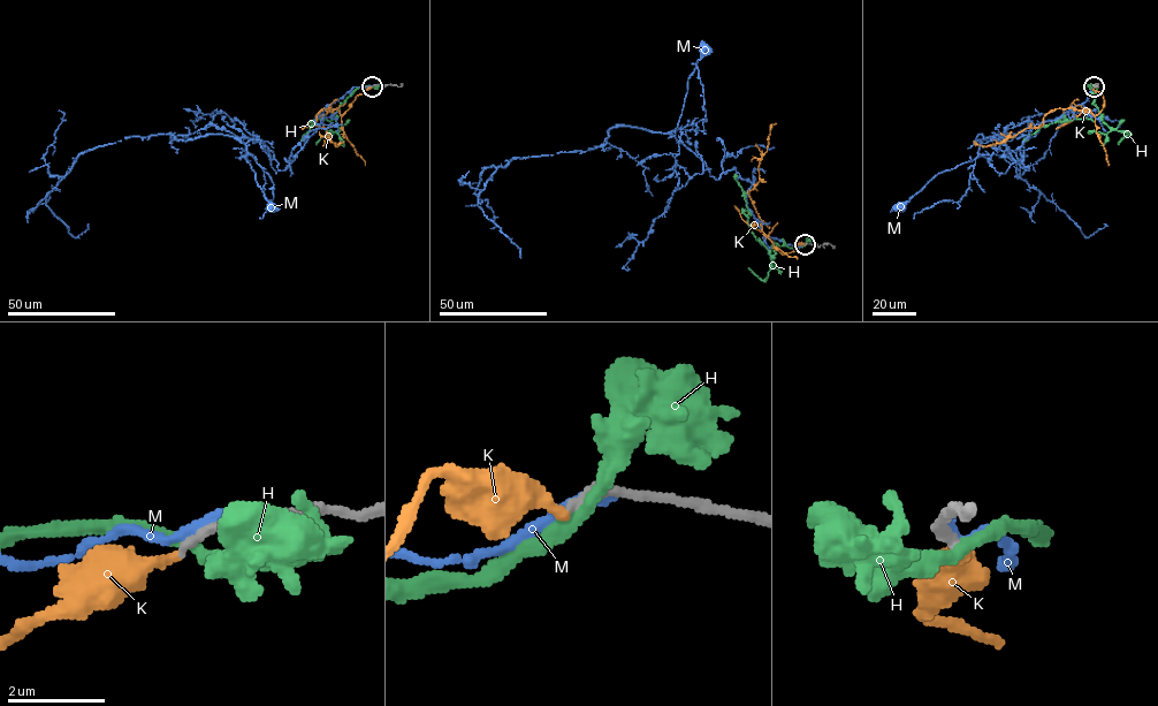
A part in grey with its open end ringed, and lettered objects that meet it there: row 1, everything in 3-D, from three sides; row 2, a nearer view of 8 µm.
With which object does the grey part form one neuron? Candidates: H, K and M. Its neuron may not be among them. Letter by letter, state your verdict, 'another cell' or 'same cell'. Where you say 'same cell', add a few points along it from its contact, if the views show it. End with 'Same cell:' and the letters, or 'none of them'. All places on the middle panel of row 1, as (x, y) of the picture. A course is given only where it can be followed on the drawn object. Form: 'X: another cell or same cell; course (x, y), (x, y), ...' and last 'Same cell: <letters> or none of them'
H: another cell
K: same cell; course (805, 244), (786, 253), (777, 249), (761, 230), (747, 192), (759, 181), (757, 166), (776, 122)
M: another cell
Same cell: K

